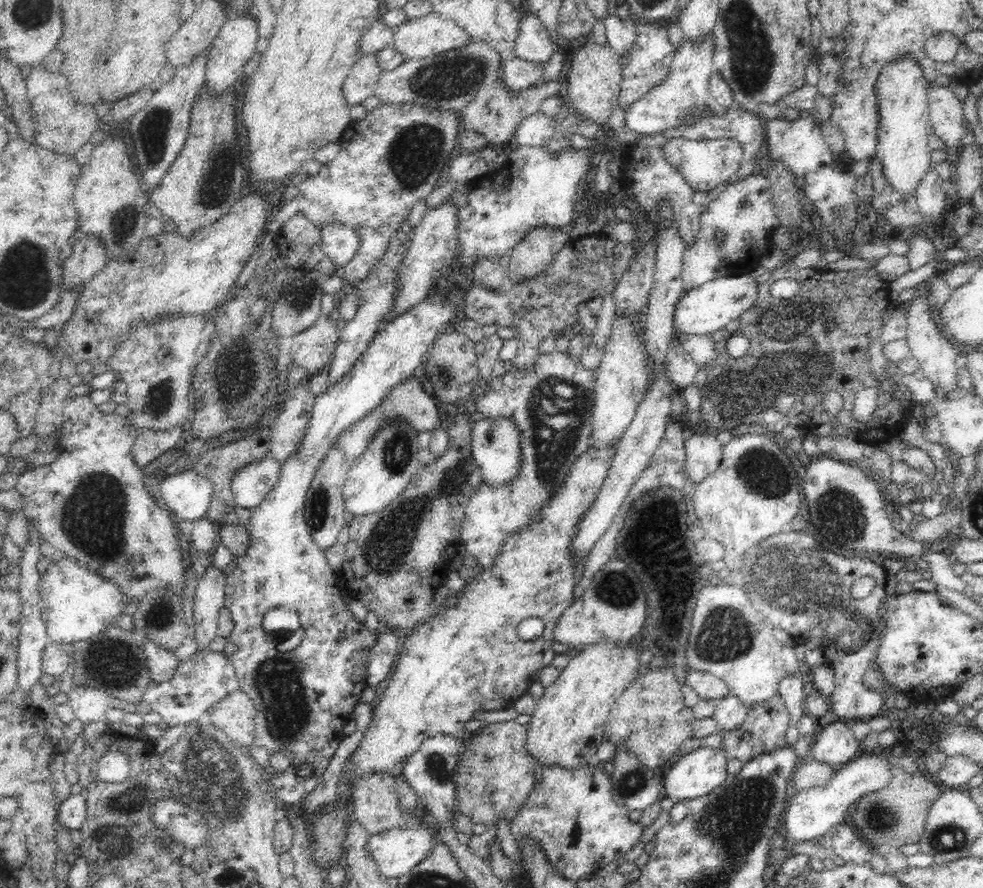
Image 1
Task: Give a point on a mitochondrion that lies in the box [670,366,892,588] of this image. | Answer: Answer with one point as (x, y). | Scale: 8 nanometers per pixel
(839, 514)

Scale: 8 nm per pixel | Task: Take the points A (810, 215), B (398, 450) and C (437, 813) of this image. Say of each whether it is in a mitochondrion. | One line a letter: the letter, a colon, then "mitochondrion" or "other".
A: other
B: mitochondrion
C: other

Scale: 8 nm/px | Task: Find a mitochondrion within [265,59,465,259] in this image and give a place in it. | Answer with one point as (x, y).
(414, 154)

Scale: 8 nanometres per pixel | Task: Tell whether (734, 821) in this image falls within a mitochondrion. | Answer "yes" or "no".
yes

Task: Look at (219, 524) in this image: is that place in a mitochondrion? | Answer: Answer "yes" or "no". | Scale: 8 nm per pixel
no

